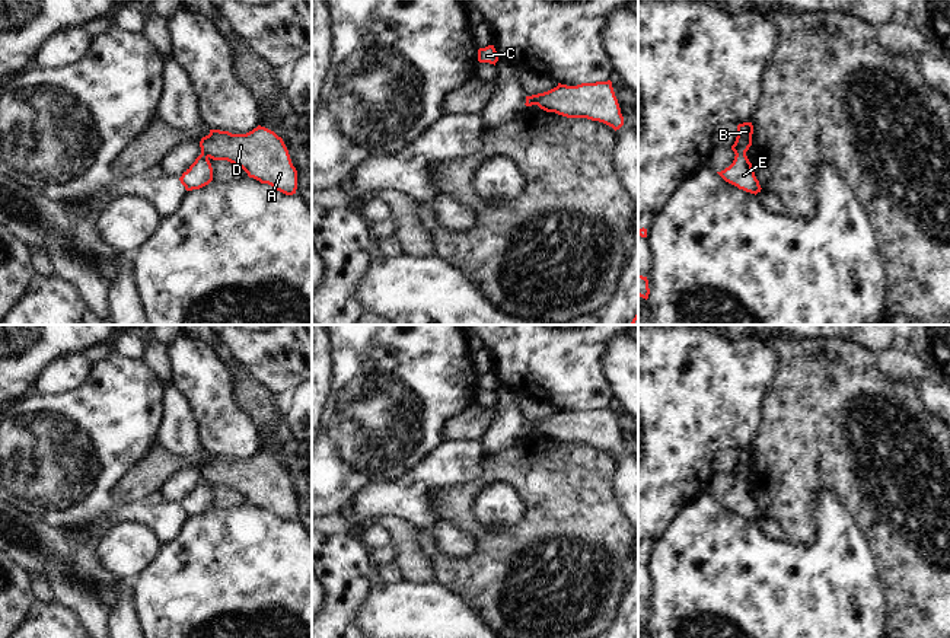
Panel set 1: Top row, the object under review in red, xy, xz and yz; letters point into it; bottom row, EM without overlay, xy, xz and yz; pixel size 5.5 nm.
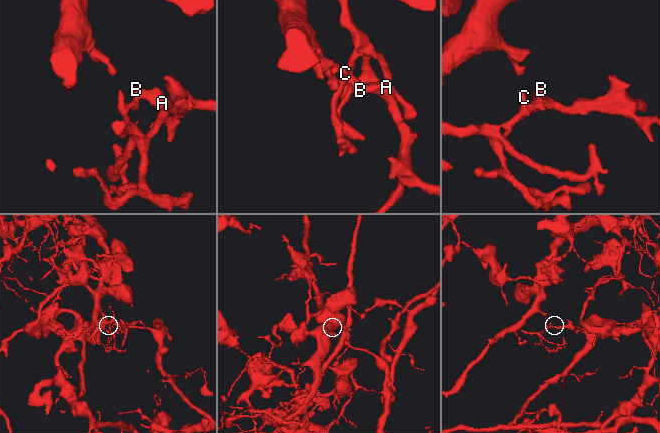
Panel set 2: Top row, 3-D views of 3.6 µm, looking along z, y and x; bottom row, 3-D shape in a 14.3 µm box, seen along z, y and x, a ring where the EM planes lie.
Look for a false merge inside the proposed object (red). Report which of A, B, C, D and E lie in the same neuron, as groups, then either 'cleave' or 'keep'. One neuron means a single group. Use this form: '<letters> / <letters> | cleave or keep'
A B D / C E | cleave

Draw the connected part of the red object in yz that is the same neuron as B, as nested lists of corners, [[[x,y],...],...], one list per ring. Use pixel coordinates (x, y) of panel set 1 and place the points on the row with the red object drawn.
[[[743,122],[737,125],[737,137],[734,144],[731,146],[734,154],[746,154],[746,151],[752,146],[752,134],[753,134],[752,122]]]

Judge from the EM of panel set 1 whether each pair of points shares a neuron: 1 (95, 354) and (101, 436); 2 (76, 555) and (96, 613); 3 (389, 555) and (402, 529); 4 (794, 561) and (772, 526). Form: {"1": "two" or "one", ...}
{"1": "two", "2": "one", "3": "two", "4": "two"}

